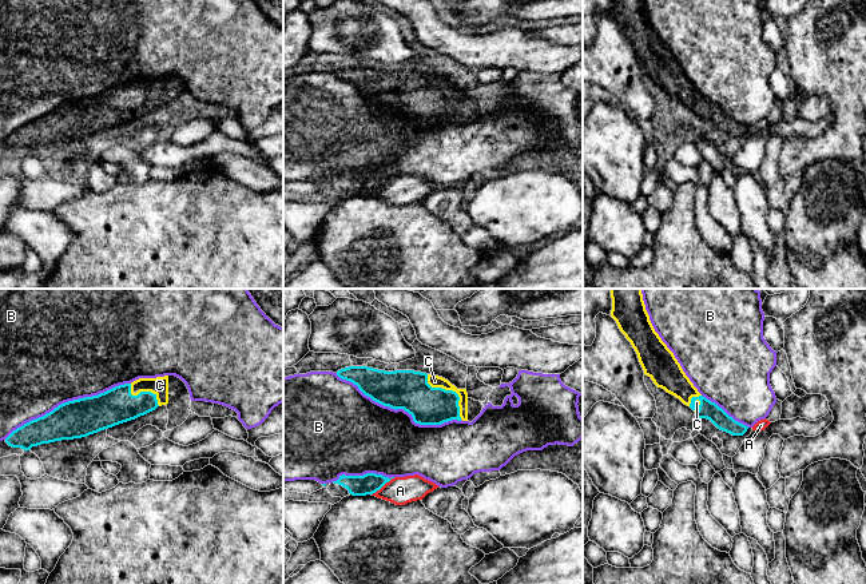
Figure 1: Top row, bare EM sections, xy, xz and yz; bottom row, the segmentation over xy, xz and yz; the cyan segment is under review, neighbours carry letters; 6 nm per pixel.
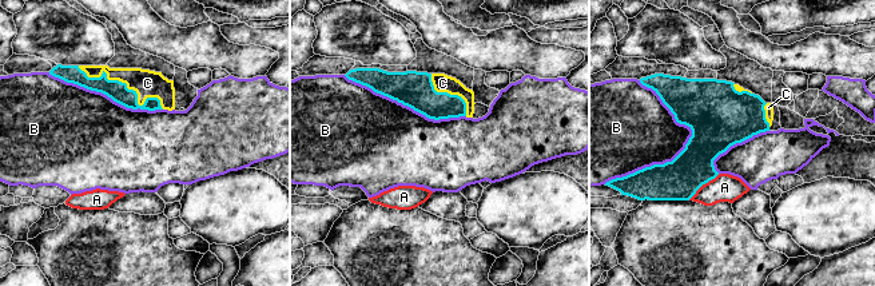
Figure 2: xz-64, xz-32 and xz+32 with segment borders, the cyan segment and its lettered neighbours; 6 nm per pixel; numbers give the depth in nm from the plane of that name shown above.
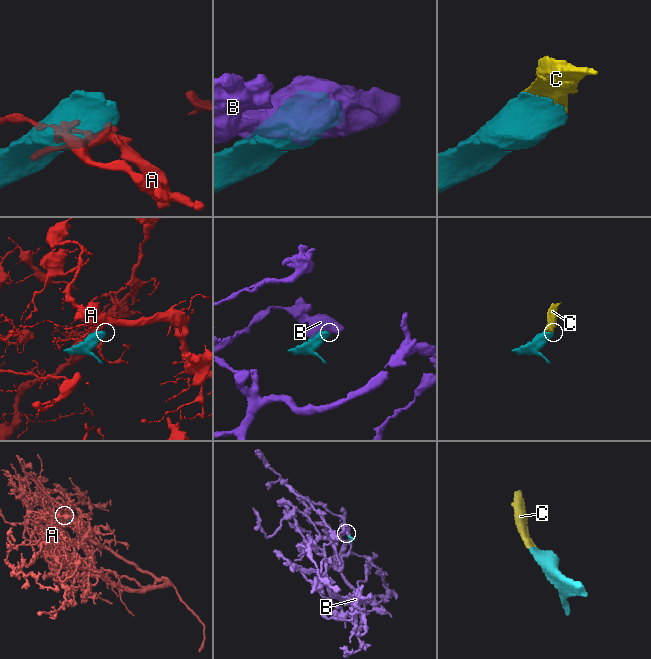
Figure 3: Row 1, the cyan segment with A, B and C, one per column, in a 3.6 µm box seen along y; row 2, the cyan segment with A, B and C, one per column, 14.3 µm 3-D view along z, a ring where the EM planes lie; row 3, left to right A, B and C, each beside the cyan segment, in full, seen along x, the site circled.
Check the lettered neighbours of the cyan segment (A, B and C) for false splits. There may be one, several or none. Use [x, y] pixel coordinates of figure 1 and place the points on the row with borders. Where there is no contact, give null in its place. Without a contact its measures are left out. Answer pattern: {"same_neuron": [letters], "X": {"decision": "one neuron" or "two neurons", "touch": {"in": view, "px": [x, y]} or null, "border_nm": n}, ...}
{"same_neuron": ["C"], "A": {"decision": "two neurons", "touch": {"in": "xz", "px": [382, 485]}, "border_nm": 180}, "B": {"decision": "two neurons", "touch": {"in": "xz", "px": [400, 408]}, "border_nm": 800}, "C": {"decision": "one neuron", "touch": {"in": "xz", "px": [451, 390]}, "border_nm": 340}}

